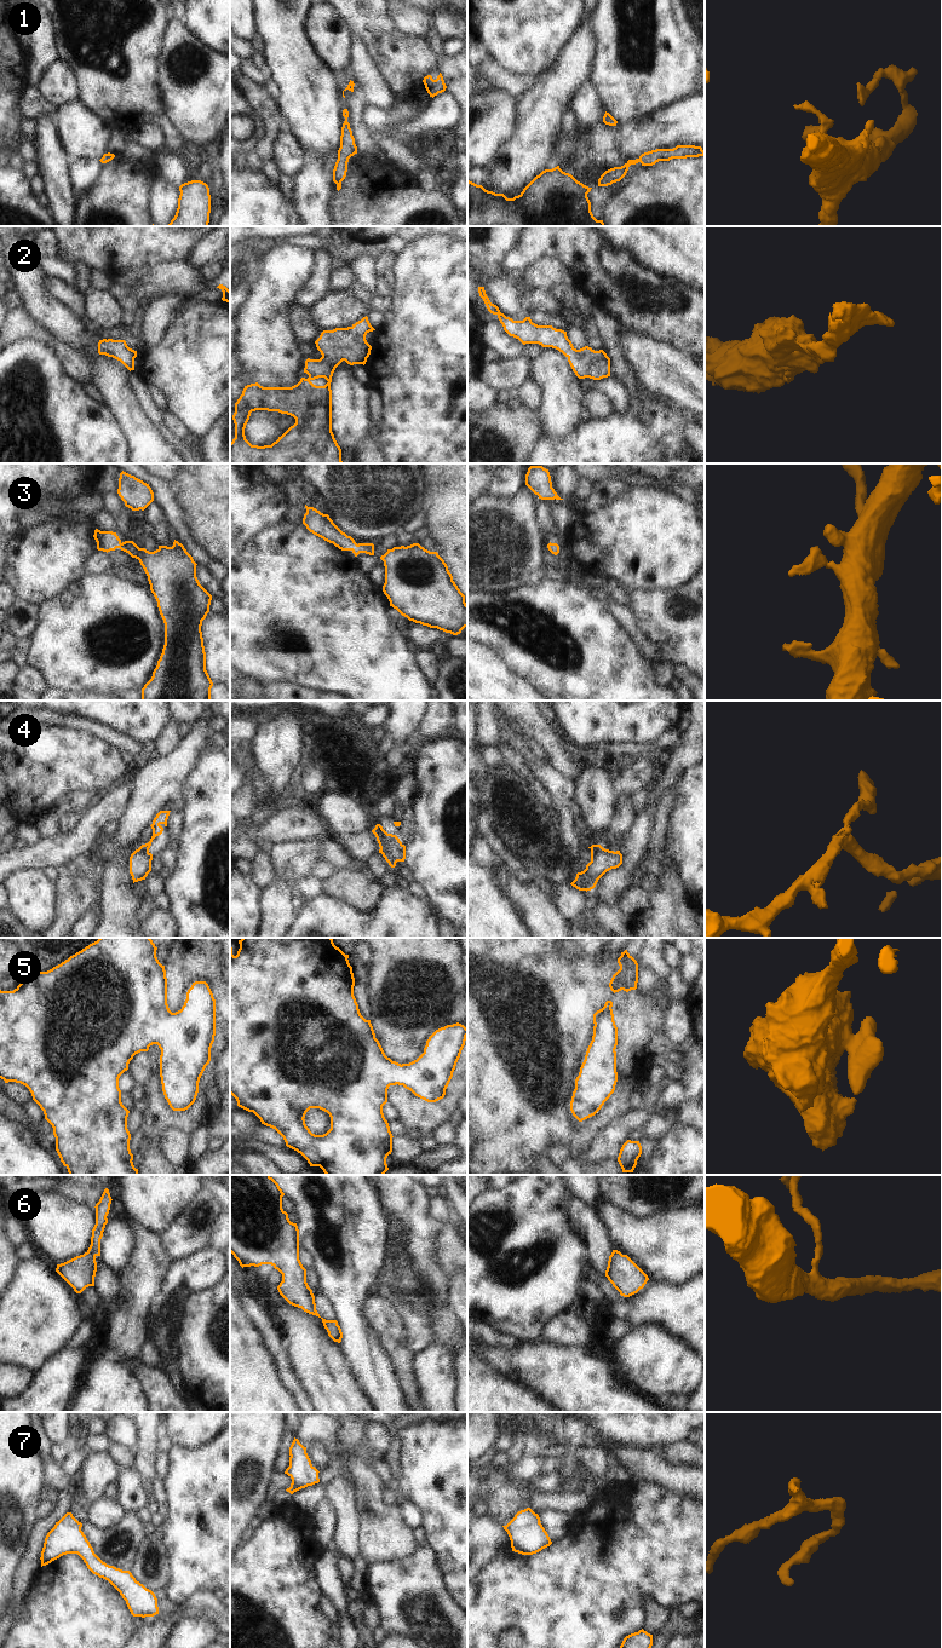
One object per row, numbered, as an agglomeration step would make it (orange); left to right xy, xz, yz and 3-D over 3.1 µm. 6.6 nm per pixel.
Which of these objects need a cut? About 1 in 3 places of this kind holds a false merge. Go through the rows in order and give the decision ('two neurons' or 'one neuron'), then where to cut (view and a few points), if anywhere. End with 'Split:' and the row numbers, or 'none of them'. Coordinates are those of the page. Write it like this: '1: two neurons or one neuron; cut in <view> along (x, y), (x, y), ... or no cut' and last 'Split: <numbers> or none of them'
1: one neuron; no cut
2: one neuron; no cut
3: one neuron; no cut
4: two neurons; cut in yz along (601, 846), (591, 859)
5: one neuron; no cut
6: one neuron; no cut
7: one neuron; no cut
Split: 4

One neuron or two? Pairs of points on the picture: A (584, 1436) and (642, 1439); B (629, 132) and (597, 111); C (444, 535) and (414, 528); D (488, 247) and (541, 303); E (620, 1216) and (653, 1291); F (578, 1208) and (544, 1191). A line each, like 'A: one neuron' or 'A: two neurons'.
A: one neuron
B: two neurons
C: two neurons
D: two neurons
E: two neurons
F: two neurons

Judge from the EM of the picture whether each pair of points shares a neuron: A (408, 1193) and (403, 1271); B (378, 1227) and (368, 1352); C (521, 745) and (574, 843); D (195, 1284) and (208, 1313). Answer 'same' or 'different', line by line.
A: different
B: same
C: same
D: different

